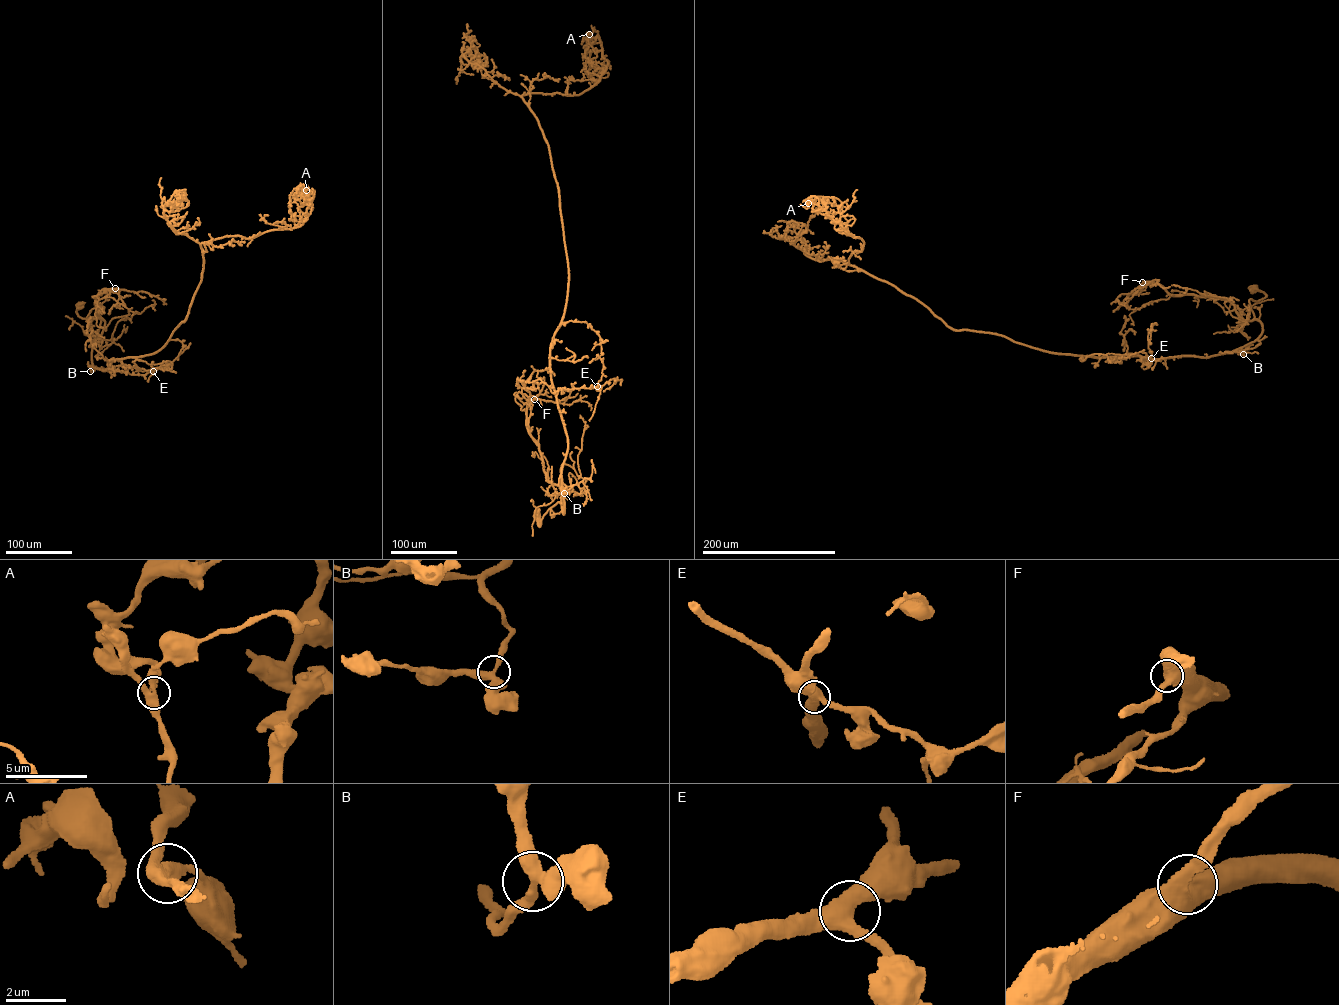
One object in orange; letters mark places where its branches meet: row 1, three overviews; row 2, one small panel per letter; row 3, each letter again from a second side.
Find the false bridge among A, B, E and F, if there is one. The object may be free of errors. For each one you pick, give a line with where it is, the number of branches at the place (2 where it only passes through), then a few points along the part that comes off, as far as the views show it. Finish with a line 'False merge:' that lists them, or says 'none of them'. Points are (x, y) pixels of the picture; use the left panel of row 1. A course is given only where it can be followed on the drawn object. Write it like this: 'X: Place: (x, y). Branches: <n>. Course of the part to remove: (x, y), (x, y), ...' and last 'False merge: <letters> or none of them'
False merge: none of them

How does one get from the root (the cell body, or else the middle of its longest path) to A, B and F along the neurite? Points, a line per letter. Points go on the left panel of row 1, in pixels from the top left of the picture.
A: (80, 305), (101, 320), (93, 367), (154, 353), (187, 318), (200, 244), (297, 227), (306, 190)
B: (80, 305), (76, 312), (79, 316), (101, 320), (92, 346), (93, 367), (88, 367), (90, 370)
F: (80, 305), (79, 316), (100, 319), (100, 337), (105, 322), (94, 303), (101, 291), (115, 288)

